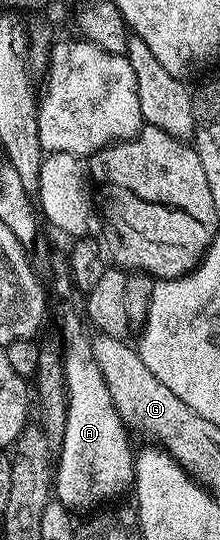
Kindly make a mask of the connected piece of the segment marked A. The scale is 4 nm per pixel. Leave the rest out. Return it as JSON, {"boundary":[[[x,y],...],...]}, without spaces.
{"boundary":[[[61,357],[65,371],[65,401],[66,421],[65,429],[59,436],[61,454],[55,457],[55,472],[51,477],[51,489],[56,500],[60,501],[66,509],[96,510],[104,506],[104,501],[117,497],[121,492],[130,488],[133,479],[134,450],[129,450],[129,437],[127,426],[121,422],[120,415],[115,411],[111,393],[107,391],[99,365],[95,357]]]}

